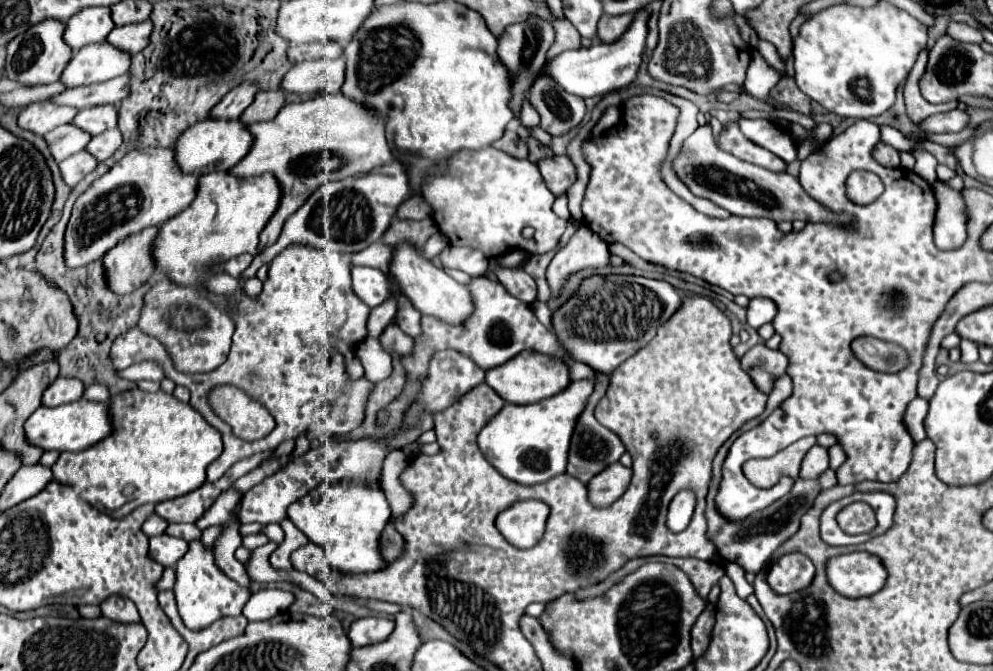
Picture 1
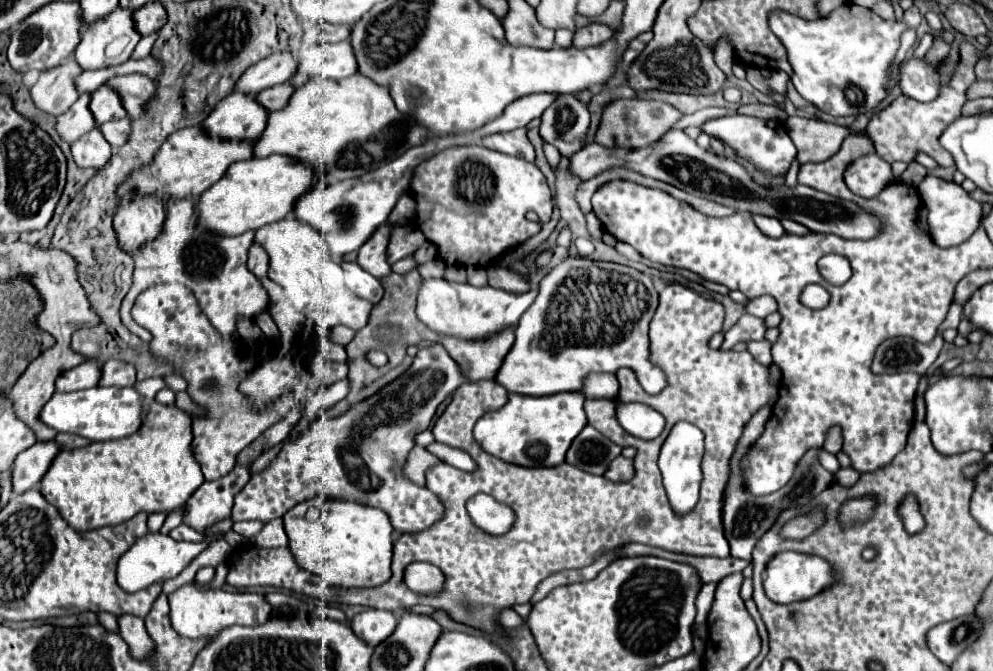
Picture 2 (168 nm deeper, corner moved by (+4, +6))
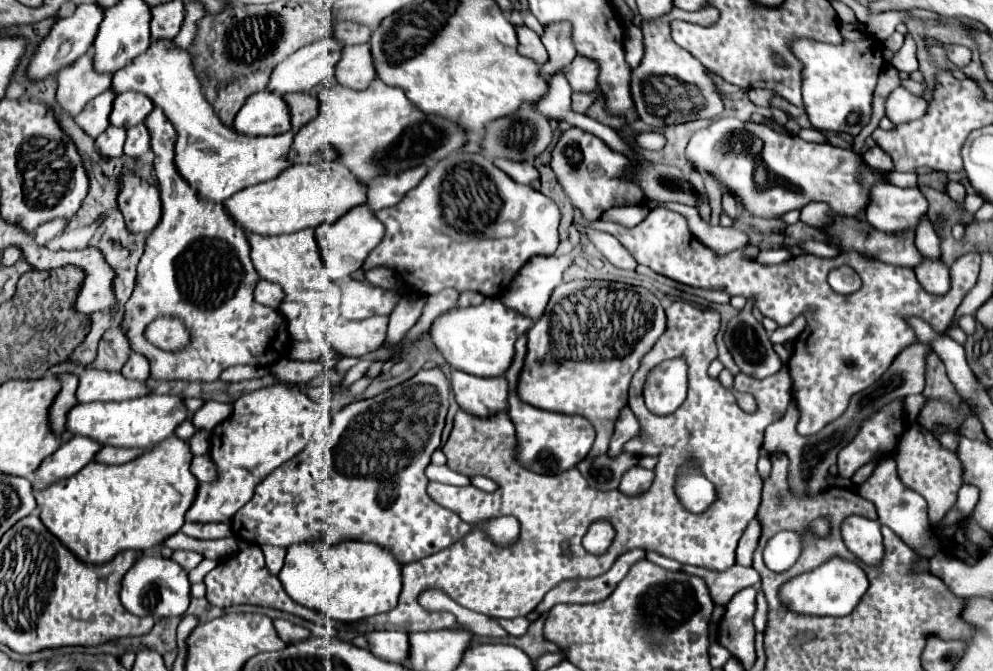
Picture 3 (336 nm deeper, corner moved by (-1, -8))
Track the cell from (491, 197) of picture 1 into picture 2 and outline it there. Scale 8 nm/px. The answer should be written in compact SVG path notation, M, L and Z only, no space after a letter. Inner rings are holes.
M481 144L471 146L453 146L447 148L429 160L421 162L413 170L411 178L411 196L417 202L417 228L423 232L425 240L437 246L437 256L449 266L479 266L487 268L487 264L497 262L497 258L535 236L545 222L551 220L553 214L553 196L547 186L545 176L535 164L525 164L525 160L507 156L495 150L489 150ZM527 212L535 212L537 220L529 220Z

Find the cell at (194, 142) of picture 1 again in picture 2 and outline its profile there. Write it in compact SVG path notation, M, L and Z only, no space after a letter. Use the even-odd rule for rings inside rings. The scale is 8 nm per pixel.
M233 92L217 104L203 128L225 140L257 140L267 126L267 116L269 112L257 104L255 96Z

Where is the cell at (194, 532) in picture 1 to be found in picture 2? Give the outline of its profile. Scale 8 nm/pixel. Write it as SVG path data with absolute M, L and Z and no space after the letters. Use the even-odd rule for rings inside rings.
M185 524L177 526L169 536L171 536L173 540L187 540L187 542L203 542L203 540L205 540L205 536L201 536L199 532L193 532L193 528L189 528L189 526L185 526Z

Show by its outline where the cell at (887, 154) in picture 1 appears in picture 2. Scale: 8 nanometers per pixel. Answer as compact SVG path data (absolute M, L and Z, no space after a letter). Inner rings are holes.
M961 42L959 44L959 64L955 68L949 85L943 86L940 90L939 96L927 104L915 102L907 96L899 96L895 98L887 108L883 108L881 112L875 112L873 118L867 124L867 134L875 144L875 152L887 160L887 162L913 162L917 152L925 152L929 154L939 166L955 166L955 160L949 152L945 152L945 148L941 148L939 144L939 136L941 132L945 132L945 128L957 120L961 116L961 108L967 102L967 88L977 80L975 78L975 62L977 62L977 48L971 46L969 42Z

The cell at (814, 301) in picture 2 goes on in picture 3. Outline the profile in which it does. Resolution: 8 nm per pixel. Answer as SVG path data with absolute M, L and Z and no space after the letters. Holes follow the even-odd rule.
M800 315L792 324L788 324L788 326L780 326L780 328L776 328L774 332L772 332L772 336L770 336L770 340L776 344L784 344L786 340L794 340L800 332L802 332L802 328L806 327L806 317L804 315Z

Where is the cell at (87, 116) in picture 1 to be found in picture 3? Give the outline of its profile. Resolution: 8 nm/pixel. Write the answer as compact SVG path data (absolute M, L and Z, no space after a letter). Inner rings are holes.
M122 92L114 98L112 112L110 112L110 124L120 126L120 128L136 126L142 122L142 118L146 118L146 114L150 114L152 108L154 104L144 94Z

